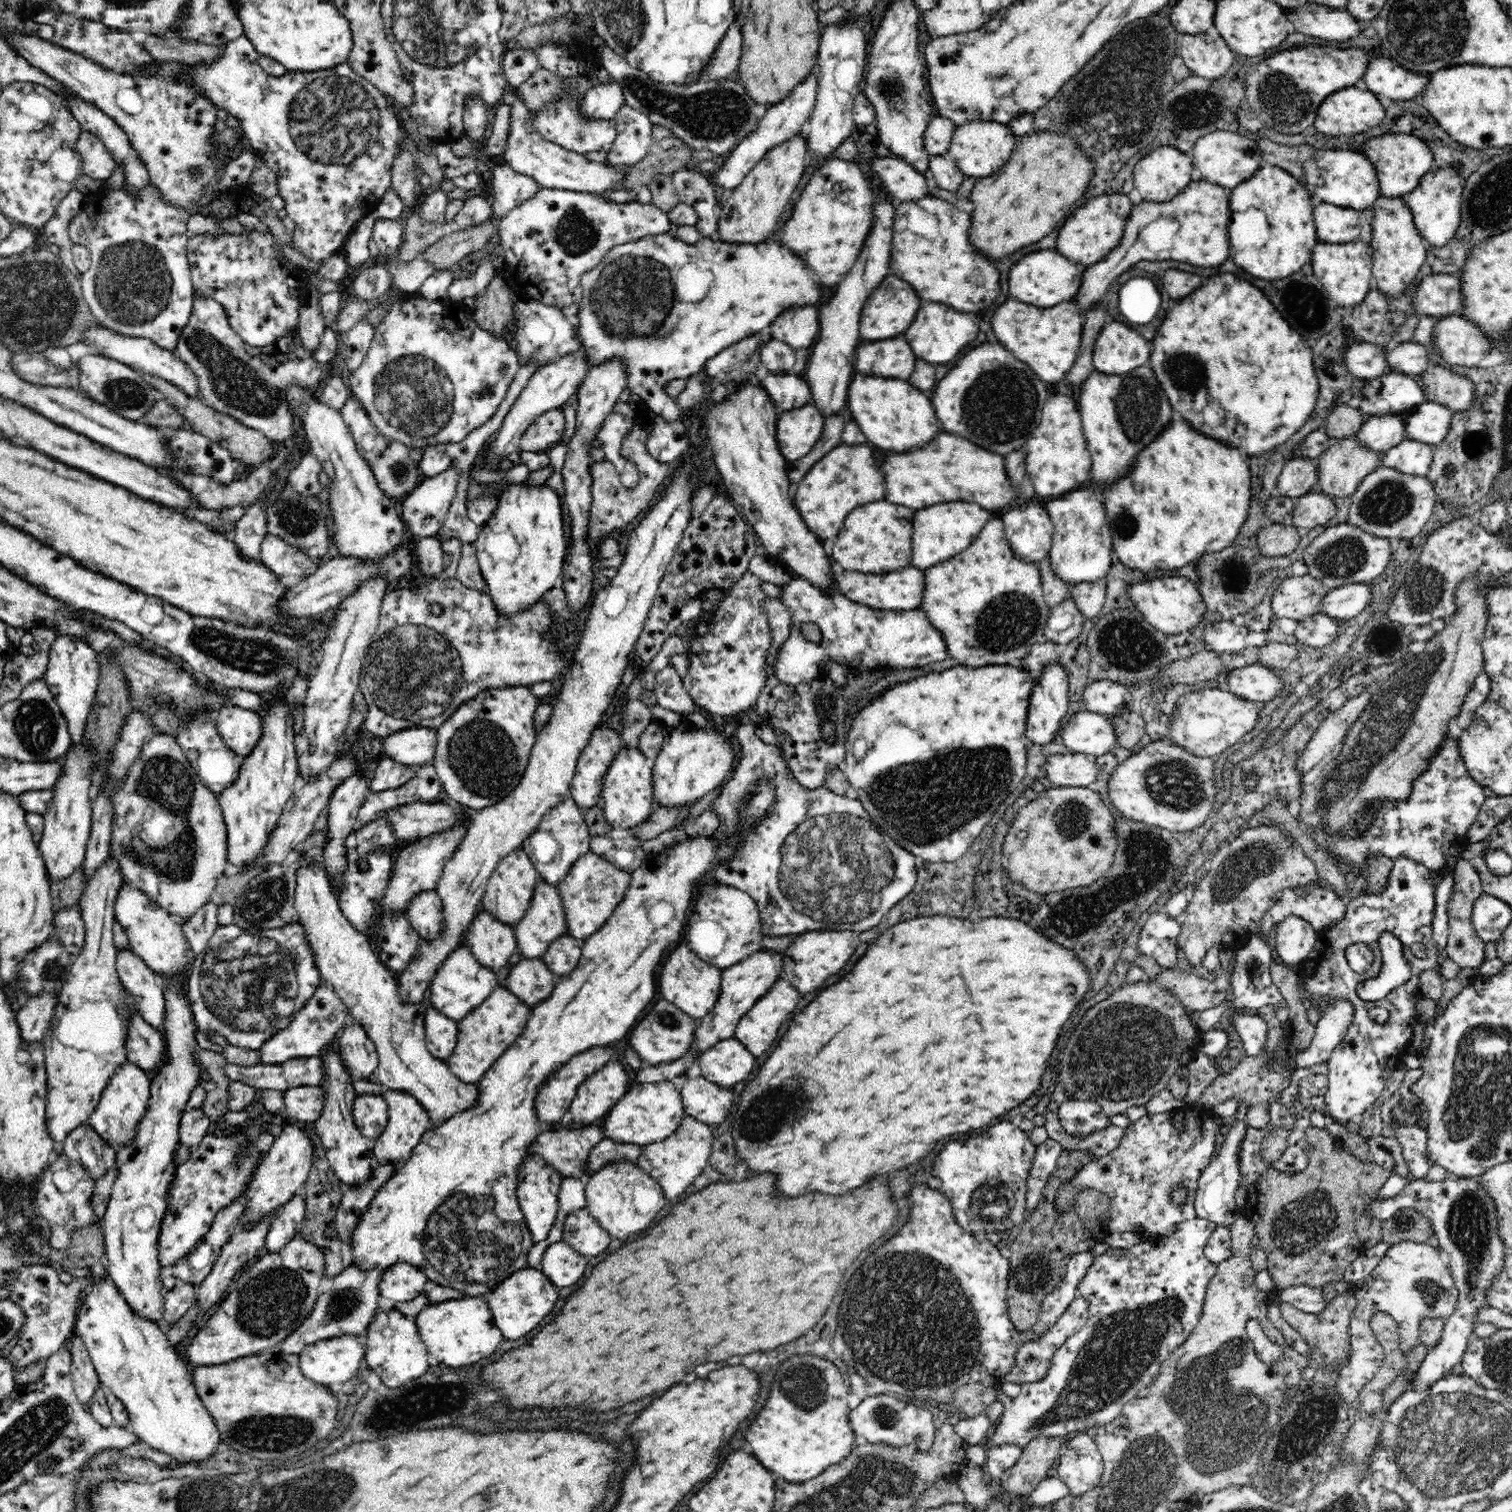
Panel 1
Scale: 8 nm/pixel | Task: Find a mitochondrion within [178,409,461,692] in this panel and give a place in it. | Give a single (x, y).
(260, 656)

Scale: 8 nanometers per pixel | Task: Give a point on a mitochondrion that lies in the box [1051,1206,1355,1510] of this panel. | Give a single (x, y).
(1315, 1420)

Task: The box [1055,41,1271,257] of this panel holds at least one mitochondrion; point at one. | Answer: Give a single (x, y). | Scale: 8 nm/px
(1101, 108)

